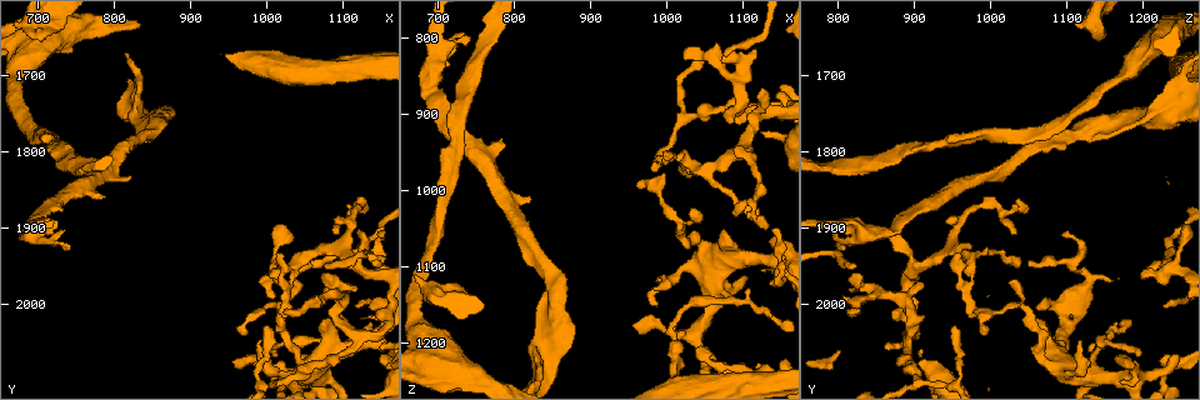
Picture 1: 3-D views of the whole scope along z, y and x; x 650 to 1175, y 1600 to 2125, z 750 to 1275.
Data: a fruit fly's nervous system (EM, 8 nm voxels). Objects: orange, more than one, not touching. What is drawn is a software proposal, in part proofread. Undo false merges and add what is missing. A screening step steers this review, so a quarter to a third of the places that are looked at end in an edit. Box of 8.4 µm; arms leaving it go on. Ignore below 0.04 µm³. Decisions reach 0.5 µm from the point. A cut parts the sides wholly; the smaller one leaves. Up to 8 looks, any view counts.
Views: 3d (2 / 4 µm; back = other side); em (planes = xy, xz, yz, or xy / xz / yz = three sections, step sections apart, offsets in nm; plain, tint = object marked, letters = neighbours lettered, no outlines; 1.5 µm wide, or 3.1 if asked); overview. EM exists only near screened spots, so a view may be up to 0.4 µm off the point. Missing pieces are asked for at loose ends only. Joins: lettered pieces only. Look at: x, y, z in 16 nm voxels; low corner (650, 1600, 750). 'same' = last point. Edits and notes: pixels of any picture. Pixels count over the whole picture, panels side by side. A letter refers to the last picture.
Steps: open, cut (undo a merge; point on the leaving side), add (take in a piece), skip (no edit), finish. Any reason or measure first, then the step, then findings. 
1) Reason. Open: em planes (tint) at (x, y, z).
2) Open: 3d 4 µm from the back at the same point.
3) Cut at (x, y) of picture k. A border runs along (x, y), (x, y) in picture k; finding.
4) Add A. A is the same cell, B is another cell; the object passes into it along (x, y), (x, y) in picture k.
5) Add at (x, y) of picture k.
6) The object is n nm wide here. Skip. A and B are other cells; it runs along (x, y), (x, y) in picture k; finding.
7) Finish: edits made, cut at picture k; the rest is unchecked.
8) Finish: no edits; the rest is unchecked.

An open end. Open: 3d 2 µm at (1140, 1940, 1050).

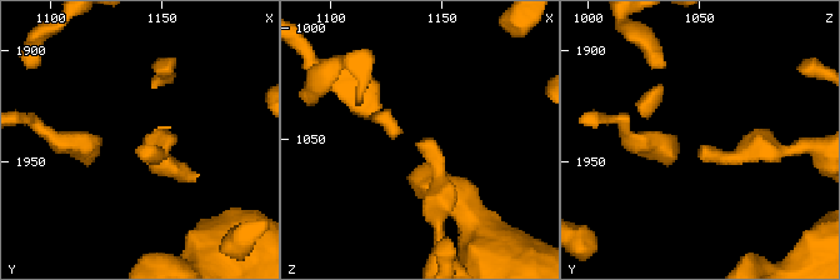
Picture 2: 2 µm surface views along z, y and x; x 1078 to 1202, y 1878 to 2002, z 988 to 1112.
Open: em planes (letters) at (1141, 1944, 1052).

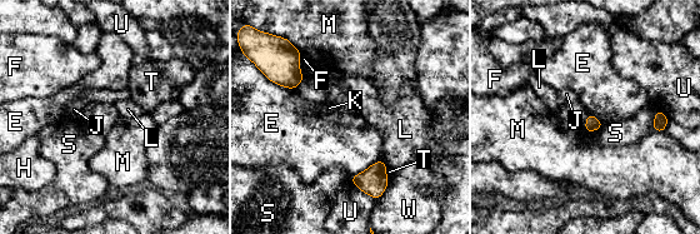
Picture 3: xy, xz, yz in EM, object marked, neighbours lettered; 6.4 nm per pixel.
Skip. E, F, H, J, K, L, M, S, T, U and W are other cells; a border runs along (380, 159), (351, 178) in picture 3; no lettered piece goes on from it.

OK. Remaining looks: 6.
Open: em xy step 8 (letters) at (1085, 1945, 815).

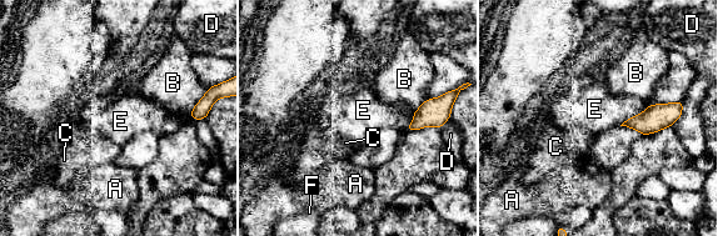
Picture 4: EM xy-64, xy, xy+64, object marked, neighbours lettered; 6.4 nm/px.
Skip. A, B, C, D, E and F are other cells; a border runs along (648, 105), (621, 125) in picture 4; one neuron here.

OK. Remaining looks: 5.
Branch stops here. Open: em planes (plain) at (990, 2050, 1120).

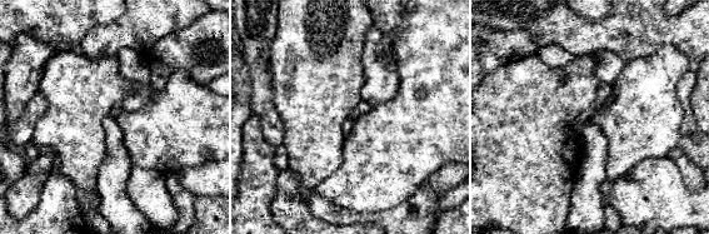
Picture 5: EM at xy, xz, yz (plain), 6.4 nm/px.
With the object marked. Open: em planes (tint) at the same point.

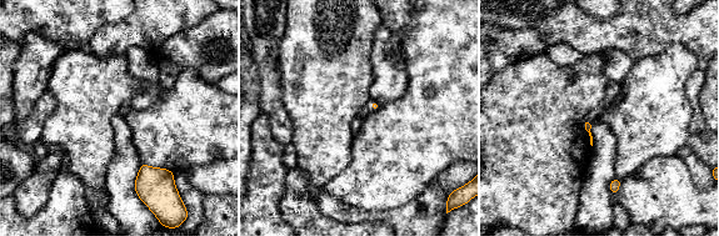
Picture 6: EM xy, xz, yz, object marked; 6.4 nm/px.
What lies round it. Open: em planes (letters) at the same point.

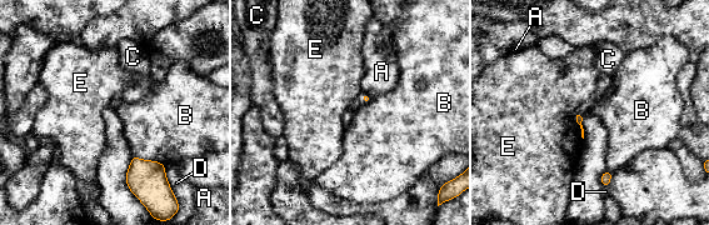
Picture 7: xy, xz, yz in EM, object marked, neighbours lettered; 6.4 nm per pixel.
Skip. A, B, C, D and E are other cells; a border runs along (133, 155), (164, 165) in picture 7; none of them fits.

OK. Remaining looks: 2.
Finish: no edits; the rest is unchecked.

